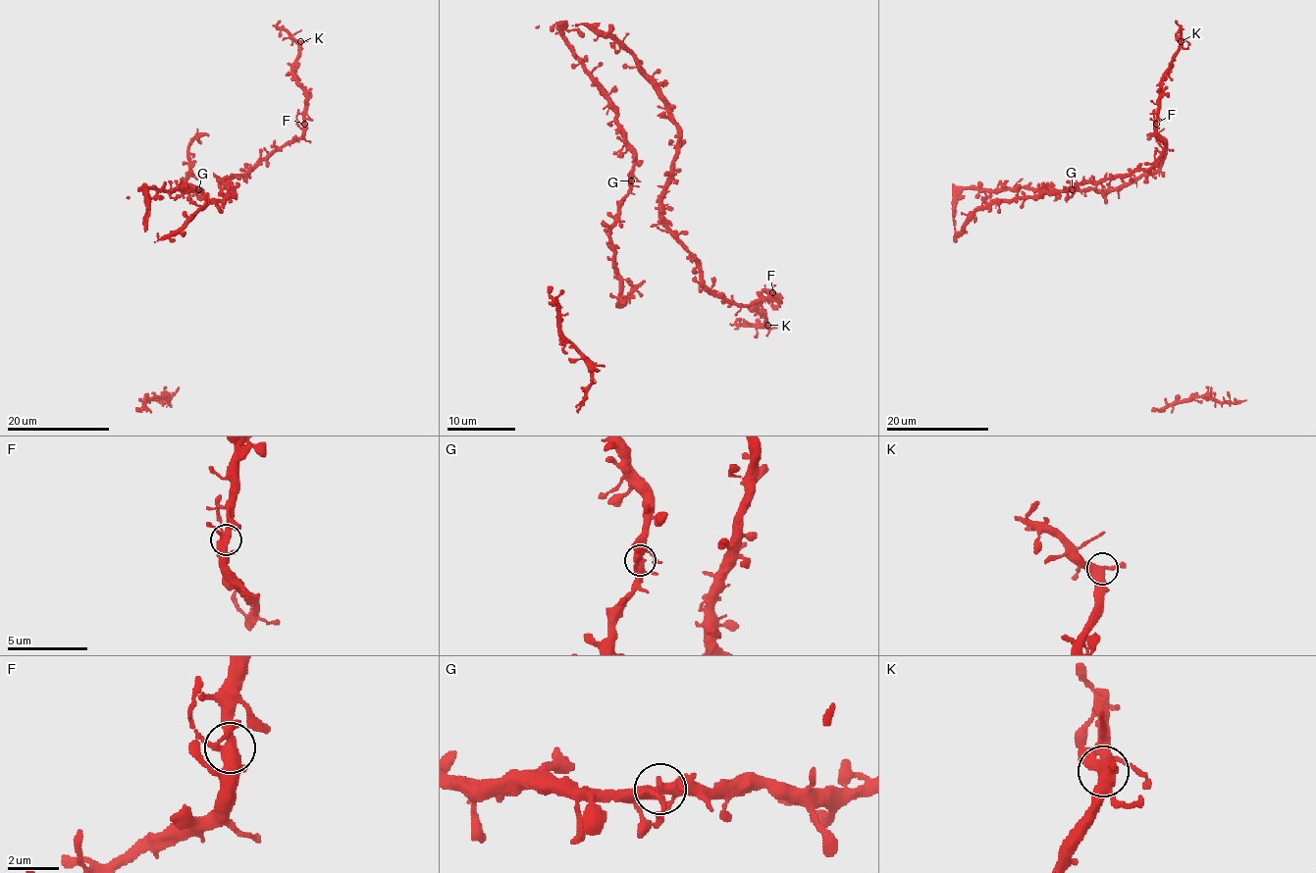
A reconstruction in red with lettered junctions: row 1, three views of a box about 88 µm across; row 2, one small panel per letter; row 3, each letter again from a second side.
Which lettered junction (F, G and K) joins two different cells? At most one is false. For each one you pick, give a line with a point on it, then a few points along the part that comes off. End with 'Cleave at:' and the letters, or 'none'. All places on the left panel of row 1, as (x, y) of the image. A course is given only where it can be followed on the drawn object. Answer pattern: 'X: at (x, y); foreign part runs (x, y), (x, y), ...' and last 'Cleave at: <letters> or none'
Cleave at: none

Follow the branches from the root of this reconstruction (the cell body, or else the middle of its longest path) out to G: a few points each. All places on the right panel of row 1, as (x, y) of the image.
G: (954, 221), (954, 204), (964, 188), (1072, 190)

